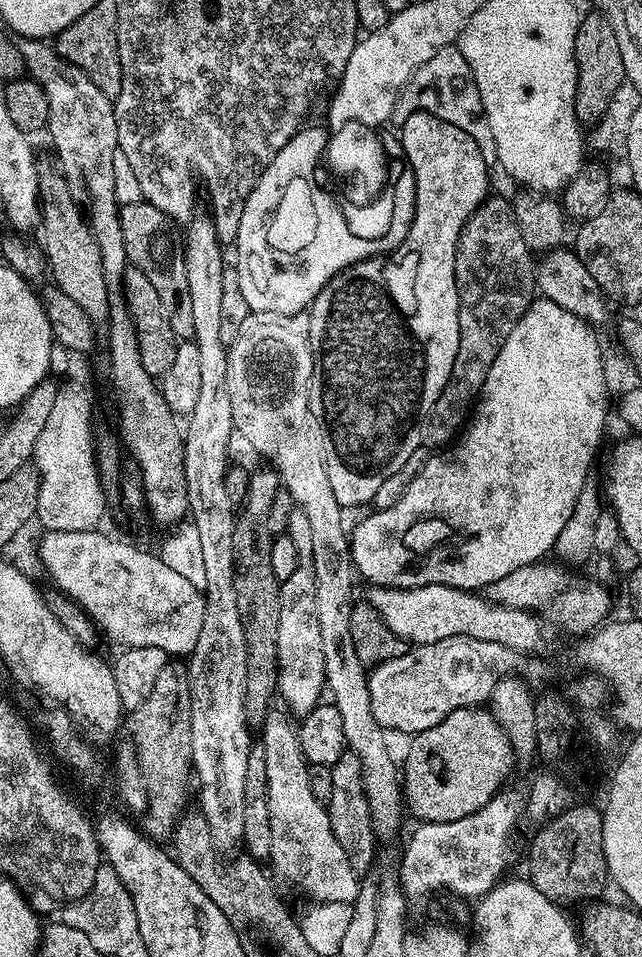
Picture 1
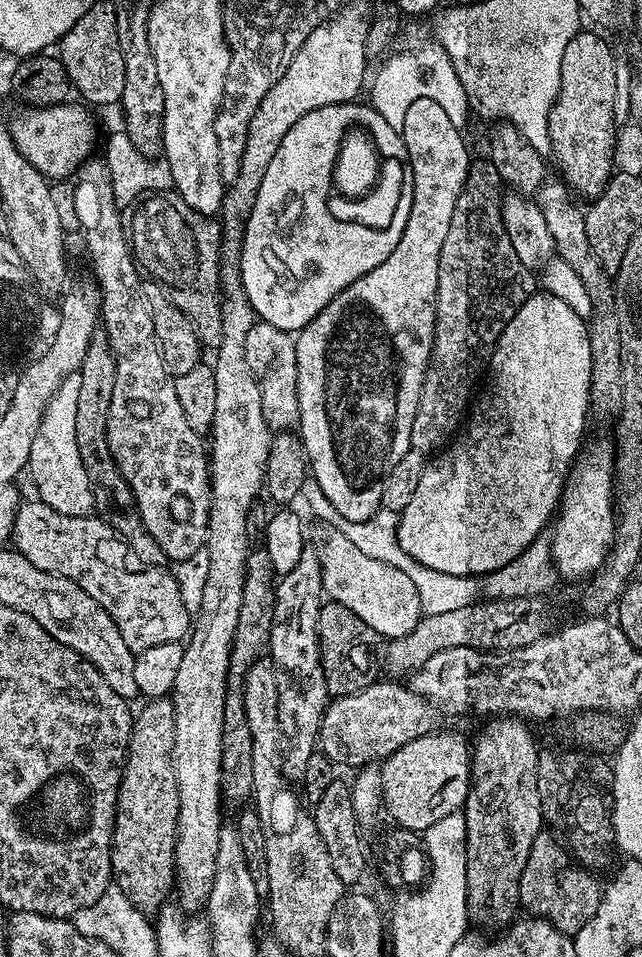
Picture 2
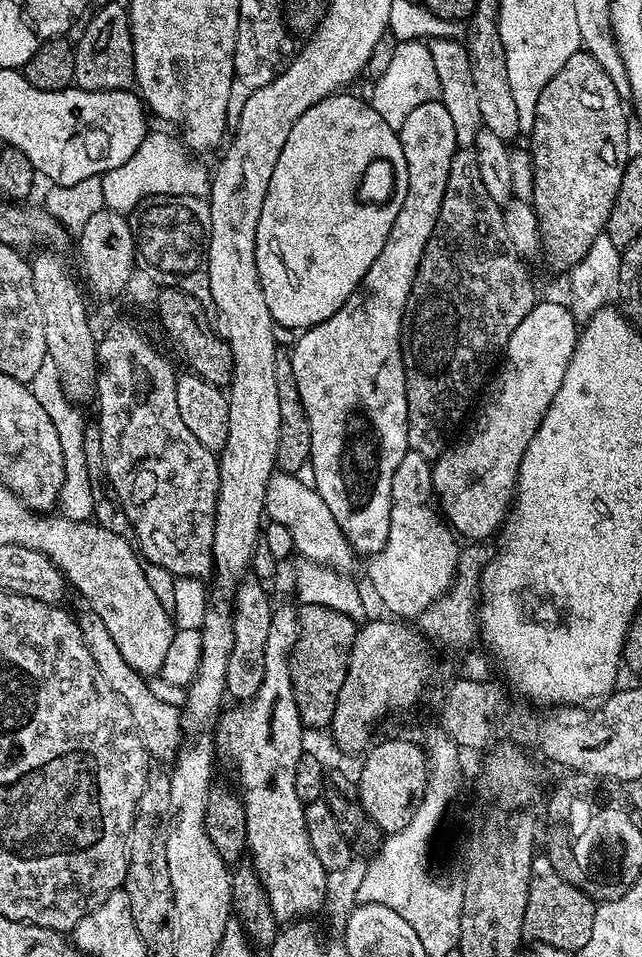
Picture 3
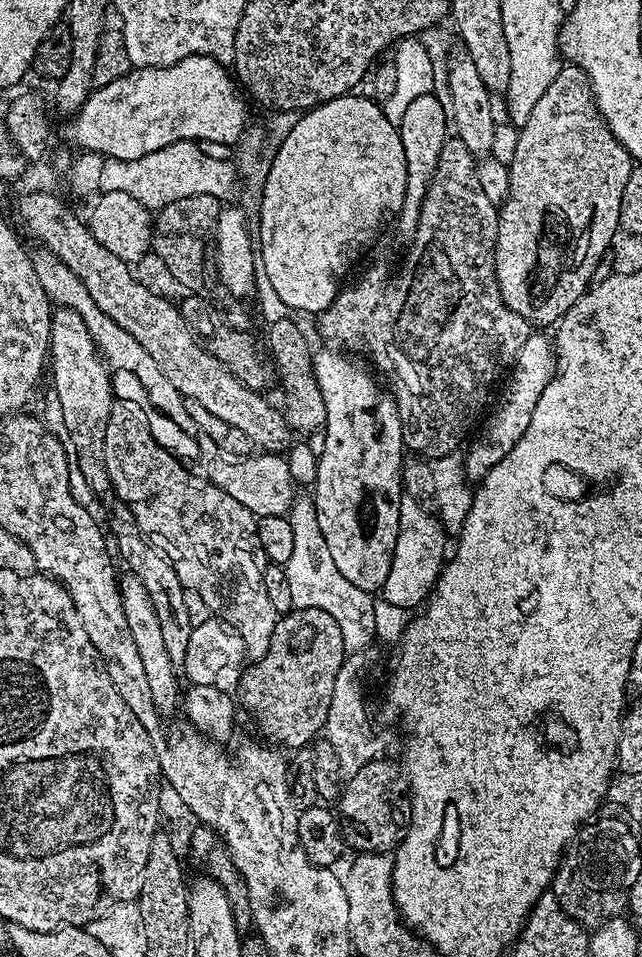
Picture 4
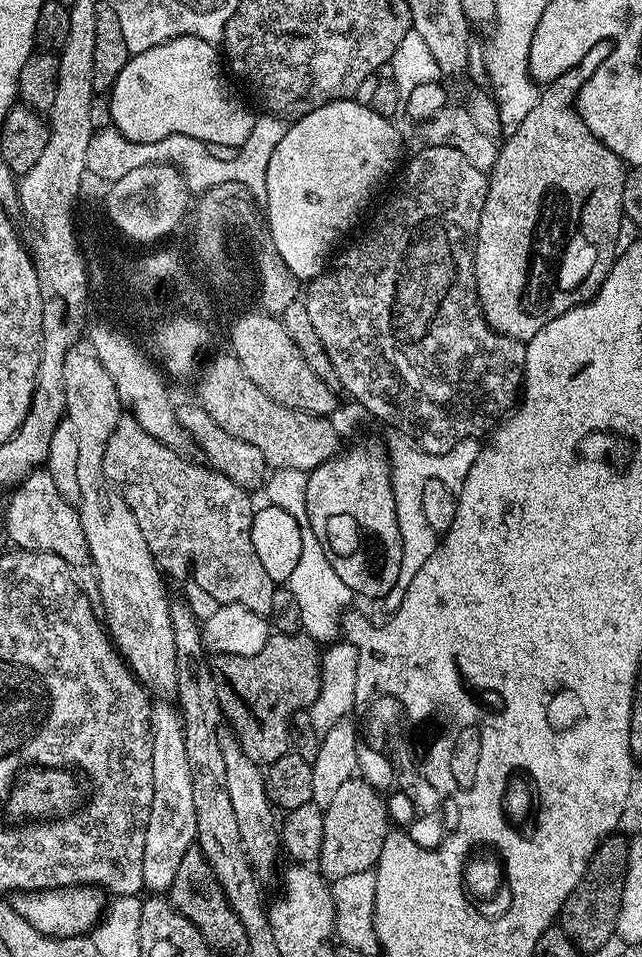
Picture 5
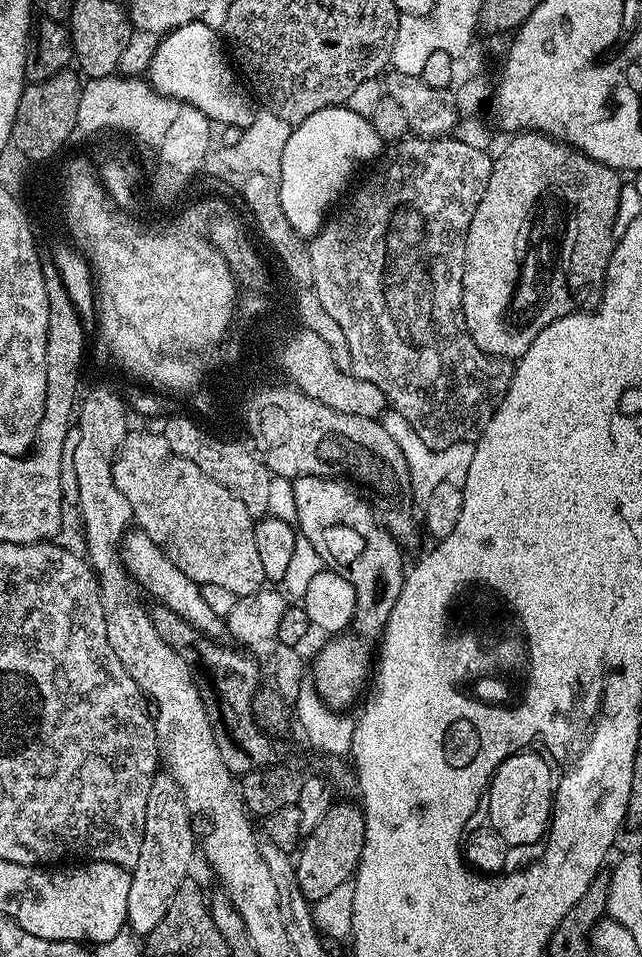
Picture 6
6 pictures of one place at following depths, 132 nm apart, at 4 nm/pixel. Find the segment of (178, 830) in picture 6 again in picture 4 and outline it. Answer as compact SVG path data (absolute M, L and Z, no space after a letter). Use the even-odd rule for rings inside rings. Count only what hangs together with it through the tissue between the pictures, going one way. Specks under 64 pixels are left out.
M128 574L125 577L125 580L123 577L118 585L126 626L130 628L130 638L134 638L134 646L138 646L138 655L142 658L142 670L146 674L146 683L150 685L150 698L154 701L157 713L161 717L168 718L172 711L177 711L182 699L178 668L170 662L170 654L166 654L162 629L158 626L158 614L154 614L154 606L150 606L150 594L146 594L146 586L142 586L142 582L138 582L136 576Z

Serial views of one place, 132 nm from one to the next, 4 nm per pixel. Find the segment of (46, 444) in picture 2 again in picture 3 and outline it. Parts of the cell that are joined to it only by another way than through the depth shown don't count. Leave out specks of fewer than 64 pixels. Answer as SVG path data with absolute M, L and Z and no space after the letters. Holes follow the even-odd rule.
M52 359L42 362L38 374L34 374L30 385L34 398L50 414L50 422L54 422L54 430L58 430L58 442L62 442L62 458L64 459L64 481L58 501L59 515L68 520L91 521L94 514L94 498L90 491L90 474L86 470L86 454L82 450L84 441L85 419L76 413L77 405L69 400L62 382L58 378L58 366L54 366Z

